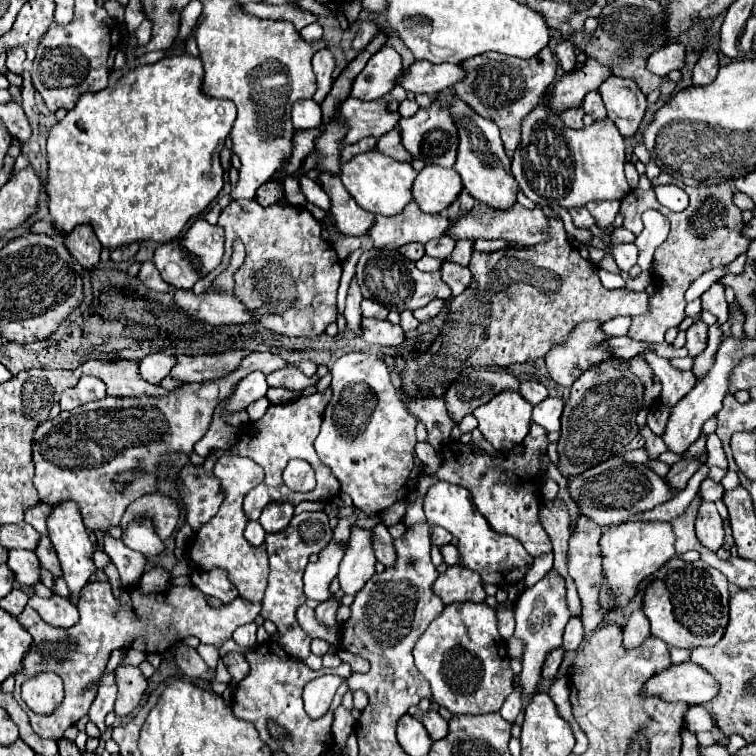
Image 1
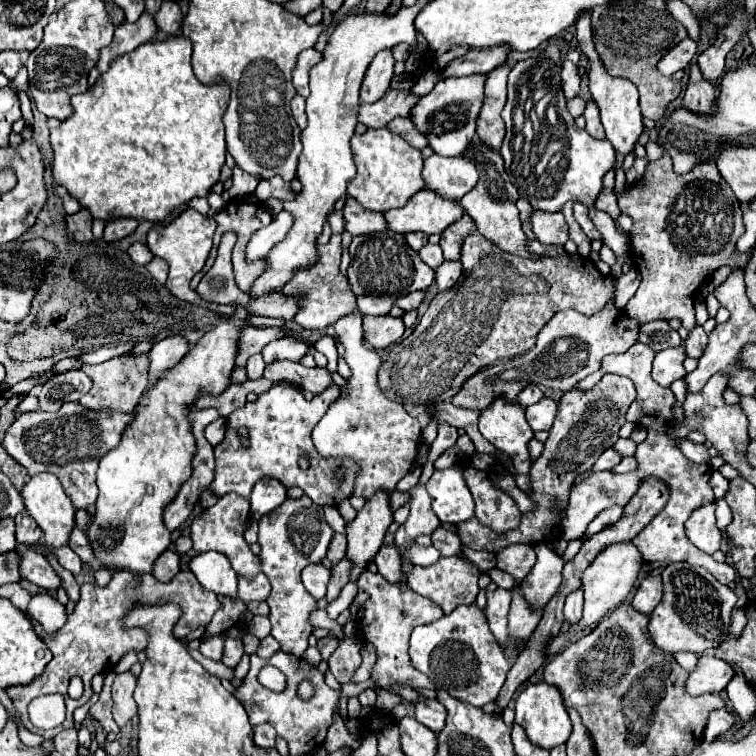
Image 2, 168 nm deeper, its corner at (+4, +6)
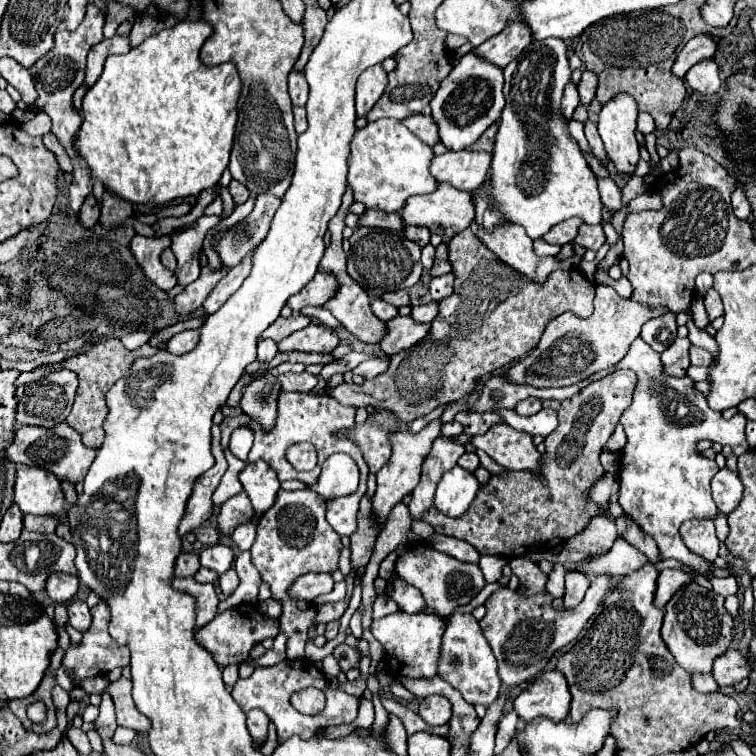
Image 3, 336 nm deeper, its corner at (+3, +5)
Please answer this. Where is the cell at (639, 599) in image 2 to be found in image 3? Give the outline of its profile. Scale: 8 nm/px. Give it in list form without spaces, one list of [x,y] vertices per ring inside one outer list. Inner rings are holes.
[[[662,569],[660,577],[658,577],[658,587],[656,587],[656,599],[654,605],[664,609],[664,605],[672,599],[672,595],[680,589],[686,587],[688,583],[692,583],[692,575],[680,569]]]

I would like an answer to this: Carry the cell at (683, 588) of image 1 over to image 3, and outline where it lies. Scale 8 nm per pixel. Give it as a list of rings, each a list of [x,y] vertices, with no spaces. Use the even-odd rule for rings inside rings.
[[[692,581],[680,589],[666,605],[662,639],[680,667],[690,673],[712,673],[712,663],[716,657],[732,645],[734,621],[724,609],[724,597],[712,591],[710,581]]]

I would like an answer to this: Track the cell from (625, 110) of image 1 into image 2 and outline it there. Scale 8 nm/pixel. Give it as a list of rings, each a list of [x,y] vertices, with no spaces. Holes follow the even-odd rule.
[[[583,14],[579,22],[575,22],[575,36],[581,44],[583,54],[589,58],[589,90],[593,94],[593,100],[597,102],[601,110],[601,122],[605,128],[607,140],[613,144],[613,148],[621,154],[633,152],[635,142],[639,140],[643,132],[643,122],[641,122],[641,110],[639,110],[639,94],[635,90],[633,82],[627,82],[627,78],[615,78],[607,74],[607,68],[603,66],[595,44],[593,44],[593,32],[591,32],[591,14]]]

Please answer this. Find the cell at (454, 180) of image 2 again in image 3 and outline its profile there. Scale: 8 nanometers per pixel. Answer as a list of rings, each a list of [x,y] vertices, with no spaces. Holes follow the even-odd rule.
[[[448,151],[432,159],[430,171],[438,183],[446,181],[464,191],[476,191],[488,177],[490,153],[486,151]]]

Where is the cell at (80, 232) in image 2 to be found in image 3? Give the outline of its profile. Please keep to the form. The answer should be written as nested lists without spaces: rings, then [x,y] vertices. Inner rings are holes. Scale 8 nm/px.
[[[88,195],[80,209],[80,223],[84,223],[84,227],[94,227],[98,223],[98,217],[100,217],[100,205],[94,195]]]

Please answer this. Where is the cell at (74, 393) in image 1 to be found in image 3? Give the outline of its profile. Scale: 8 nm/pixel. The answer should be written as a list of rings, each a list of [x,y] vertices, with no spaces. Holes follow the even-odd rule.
[[[68,369],[52,371],[52,373],[44,375],[42,379],[38,379],[36,383],[28,383],[24,389],[24,395],[16,407],[16,427],[36,425],[36,427],[52,429],[56,423],[66,421],[66,417],[70,415],[72,403],[74,403],[76,387],[78,387],[78,377],[74,371],[68,371]]]

